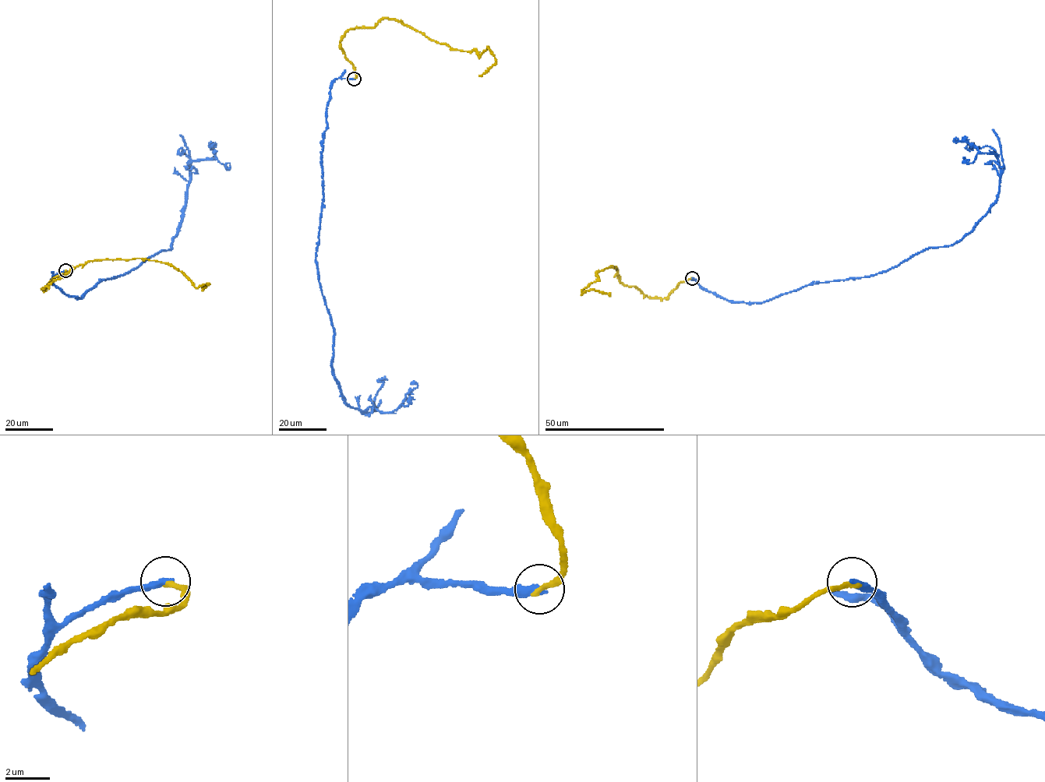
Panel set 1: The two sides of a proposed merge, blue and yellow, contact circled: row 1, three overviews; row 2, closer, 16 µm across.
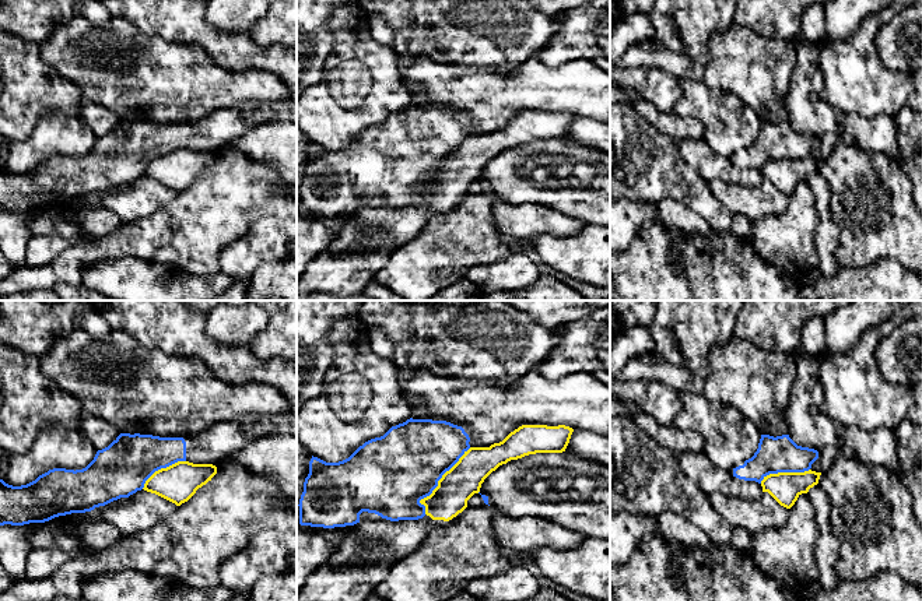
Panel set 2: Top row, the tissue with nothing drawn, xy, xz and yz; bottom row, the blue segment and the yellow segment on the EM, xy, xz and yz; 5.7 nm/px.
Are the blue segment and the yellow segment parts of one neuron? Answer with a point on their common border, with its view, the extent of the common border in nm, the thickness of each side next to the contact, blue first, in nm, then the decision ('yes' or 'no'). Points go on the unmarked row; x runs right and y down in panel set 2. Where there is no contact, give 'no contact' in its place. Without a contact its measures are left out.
contact xz (437, 169); length 460 nm; calibres 440 and 200 nm; no

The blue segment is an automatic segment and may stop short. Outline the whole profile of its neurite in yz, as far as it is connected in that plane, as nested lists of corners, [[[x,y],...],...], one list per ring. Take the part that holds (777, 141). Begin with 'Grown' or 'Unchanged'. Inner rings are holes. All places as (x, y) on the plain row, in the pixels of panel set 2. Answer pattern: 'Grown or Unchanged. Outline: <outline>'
Unchanged. Outline: [[[761,122],[754,143],[733,155],[733,164],[761,171],[769,161],[809,158],[817,145],[817,137],[797,133],[789,122]]]

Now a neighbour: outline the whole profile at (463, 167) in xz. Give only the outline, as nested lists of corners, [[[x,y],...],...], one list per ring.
[[[522,112],[502,129],[490,134],[470,134],[459,148],[438,168],[432,180],[420,187],[431,210],[407,208],[360,208],[354,212],[323,215],[309,214],[339,238],[350,222],[364,229],[379,228],[392,240],[395,249],[417,236],[428,221],[452,207],[467,194],[467,187],[480,179],[484,166],[499,152],[536,140],[565,138],[574,116],[565,112]]]

